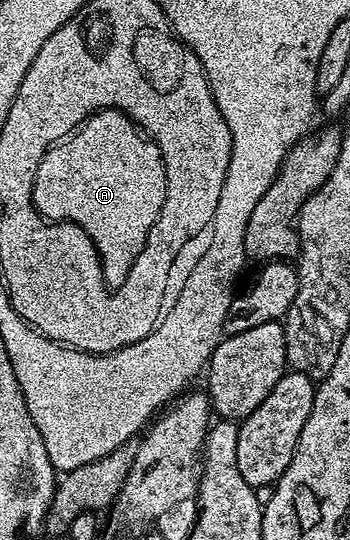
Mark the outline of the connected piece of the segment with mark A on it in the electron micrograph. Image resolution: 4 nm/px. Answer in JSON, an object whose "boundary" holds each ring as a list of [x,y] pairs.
{"boundary":[[[107,107],[85,119],[67,139],[53,145],[42,161],[38,161],[32,196],[43,219],[54,223],[73,223],[87,233],[100,258],[104,284],[109,291],[117,291],[126,282],[126,277],[130,277],[138,253],[142,253],[154,221],[158,221],[166,201],[166,169],[162,153],[156,142],[145,135],[129,115]]]}

